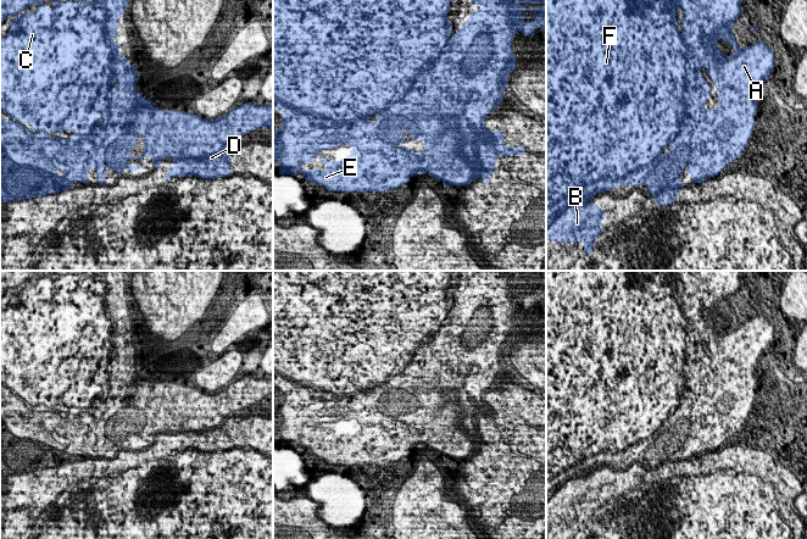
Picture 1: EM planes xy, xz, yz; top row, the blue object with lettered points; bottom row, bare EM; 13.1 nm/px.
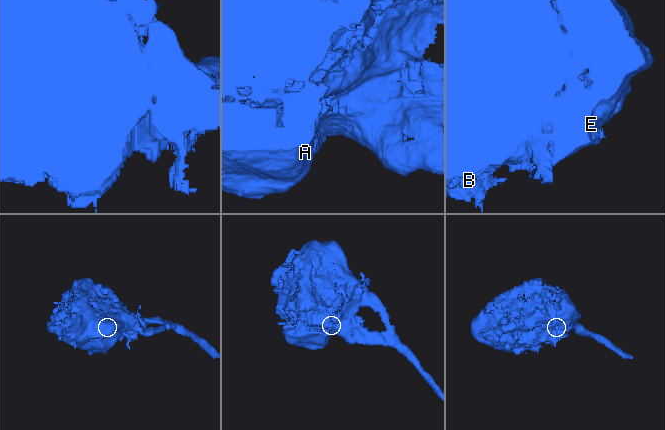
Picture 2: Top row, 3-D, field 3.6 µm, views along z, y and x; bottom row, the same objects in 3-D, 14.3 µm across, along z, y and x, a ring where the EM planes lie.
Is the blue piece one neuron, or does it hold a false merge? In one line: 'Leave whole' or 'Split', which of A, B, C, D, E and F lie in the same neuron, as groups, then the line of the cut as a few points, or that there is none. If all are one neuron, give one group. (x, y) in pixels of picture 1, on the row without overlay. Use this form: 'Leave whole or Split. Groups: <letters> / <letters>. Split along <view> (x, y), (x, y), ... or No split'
Leave whole. Groups: A B C D E F. No split

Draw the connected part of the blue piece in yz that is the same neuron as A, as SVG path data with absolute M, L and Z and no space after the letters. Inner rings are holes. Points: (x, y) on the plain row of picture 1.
M546 271L546 515L552 512L555 516L583 516L584 517L584 530L586 530L592 521L595 513L603 506L601 500L601 493L606 487L599 480L591 477L590 474L597 466L605 466L606 463L612 465L613 460L634 460L634 459L646 459L647 465L657 473L657 479L667 479L678 472L679 462L684 459L681 456L681 446L686 443L691 449L691 456L703 456L708 450L718 449L719 445L730 435L736 433L741 426L745 423L745 419L748 416L750 409L755 401L755 387L757 384L757 372L758 366L757 361L762 360L768 352L770 346L774 344L774 326L770 323L762 313L757 313L753 318L750 318L741 323L735 315L735 309L731 306L734 301L733 296L741 289L740 283L740 271ZM683 283L683 294L681 301L683 306L680 307L677 301L677 284ZM723 312L733 319L735 327L724 328L718 324L718 313ZM700 341L706 341L707 348L713 354L716 362L718 363L718 380L717 382L706 382L703 378L707 376L707 372L711 367L711 360L705 354L703 346L700 345Z

